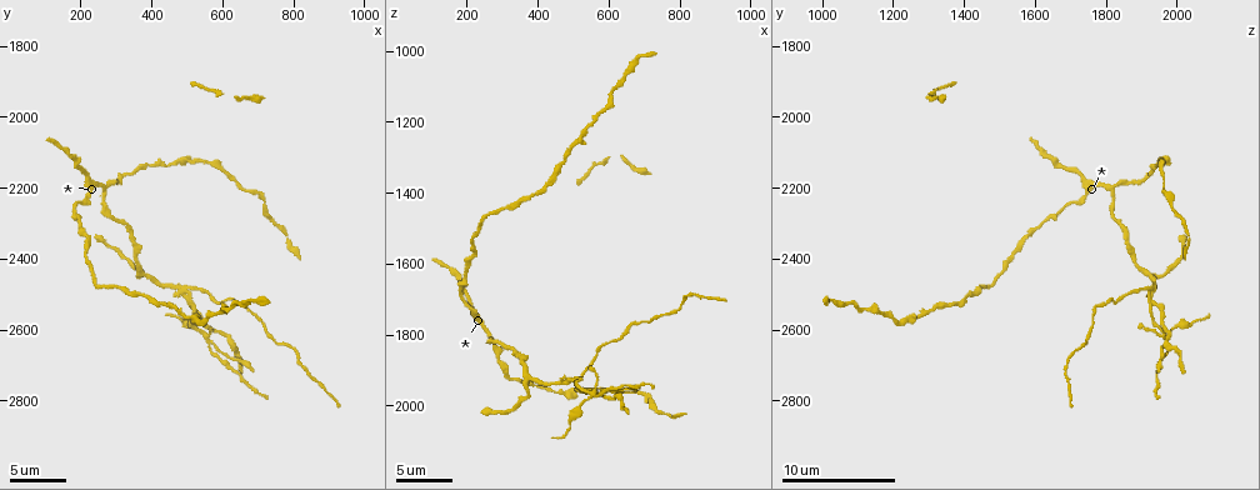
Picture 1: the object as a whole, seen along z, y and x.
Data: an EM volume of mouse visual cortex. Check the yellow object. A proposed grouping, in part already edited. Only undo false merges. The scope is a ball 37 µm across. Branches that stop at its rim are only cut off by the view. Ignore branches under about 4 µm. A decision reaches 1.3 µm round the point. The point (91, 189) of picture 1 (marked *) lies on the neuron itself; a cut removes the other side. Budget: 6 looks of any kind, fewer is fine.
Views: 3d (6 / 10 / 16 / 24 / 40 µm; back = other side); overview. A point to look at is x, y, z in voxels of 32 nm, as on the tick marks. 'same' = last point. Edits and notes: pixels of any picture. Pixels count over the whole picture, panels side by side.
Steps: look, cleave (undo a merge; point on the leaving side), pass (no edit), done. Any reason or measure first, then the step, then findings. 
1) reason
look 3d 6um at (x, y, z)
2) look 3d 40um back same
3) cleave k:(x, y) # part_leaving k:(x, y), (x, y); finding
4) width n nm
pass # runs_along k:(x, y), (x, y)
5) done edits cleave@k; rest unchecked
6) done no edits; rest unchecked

arms part here
look 3d 10um at (510, 2480, 1920)

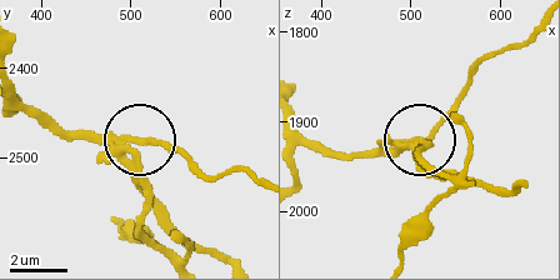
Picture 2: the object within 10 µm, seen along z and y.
width 250 nm
cleave 2:(430, 145) # part_leaving 2:(414, 140), (421, 140), (429, 161), (464, 178); two neurons meet here

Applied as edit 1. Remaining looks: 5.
arms part here
look 3d 10um at (380, 2450, 1920)

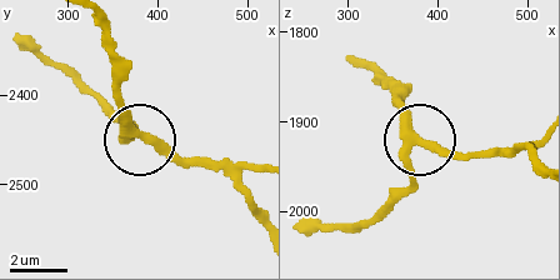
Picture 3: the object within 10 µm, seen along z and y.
width 320 nm
pass # runs_along 3:(95, 26), (119, 113), (139, 136), (114, 113); continuous, no second neuron

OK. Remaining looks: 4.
narrows sharply
look 3d 10um at (260, 2220, 1820)

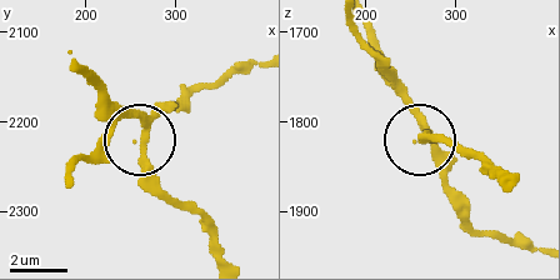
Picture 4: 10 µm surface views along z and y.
from behind
look 3d 10um back same

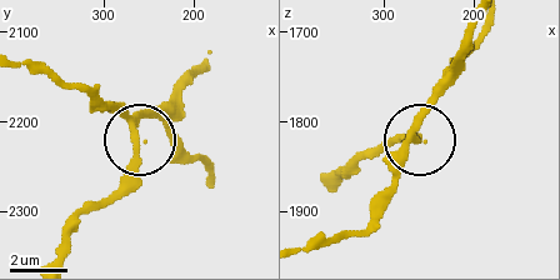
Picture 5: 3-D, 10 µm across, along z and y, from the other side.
arms 3
pass # all the same neuron

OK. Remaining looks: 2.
done edits cleave@2; rest unchecked

